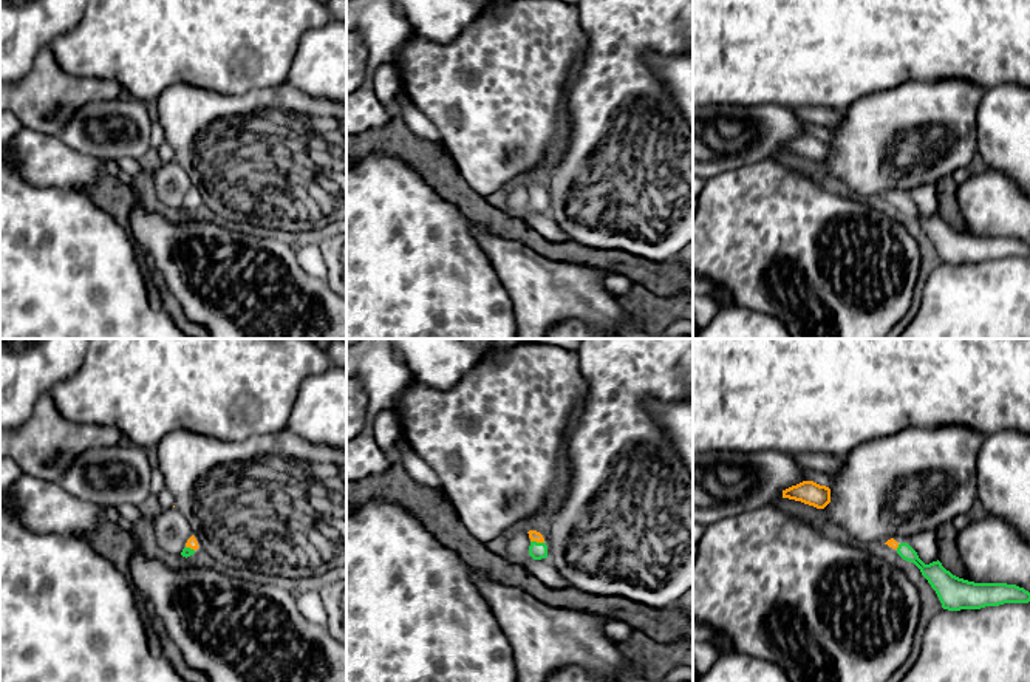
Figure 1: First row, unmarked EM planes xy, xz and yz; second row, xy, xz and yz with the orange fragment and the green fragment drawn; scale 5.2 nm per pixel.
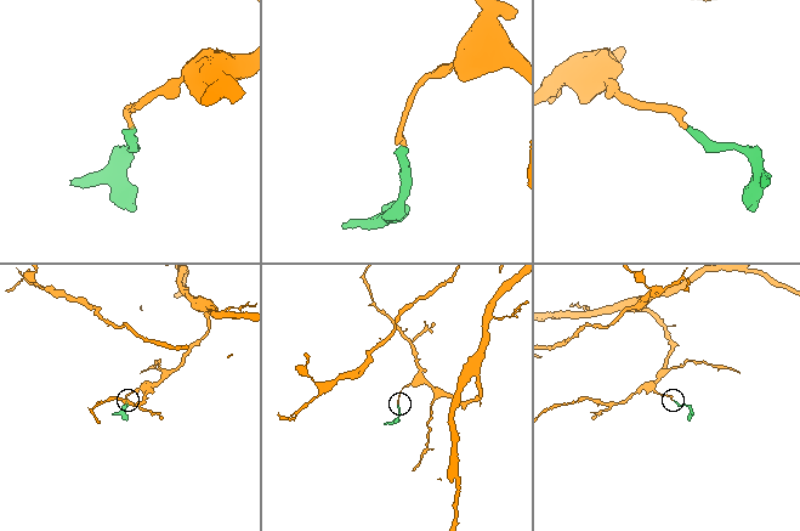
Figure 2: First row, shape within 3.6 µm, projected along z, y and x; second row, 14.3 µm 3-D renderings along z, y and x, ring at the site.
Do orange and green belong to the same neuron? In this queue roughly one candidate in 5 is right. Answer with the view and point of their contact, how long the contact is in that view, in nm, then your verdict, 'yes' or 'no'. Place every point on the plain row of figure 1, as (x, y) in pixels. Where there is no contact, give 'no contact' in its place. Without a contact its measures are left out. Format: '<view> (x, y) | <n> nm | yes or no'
xz (537, 195) | 70 nm | yes

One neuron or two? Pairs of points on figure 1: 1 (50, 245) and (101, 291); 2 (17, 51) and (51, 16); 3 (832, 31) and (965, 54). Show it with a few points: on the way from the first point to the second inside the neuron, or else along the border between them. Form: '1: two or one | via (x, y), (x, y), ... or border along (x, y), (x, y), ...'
1: one | via (62, 257), (88, 283)
2: one | via (25, 42), (42, 25)
3: one | via (865, 31), (933, 31)

